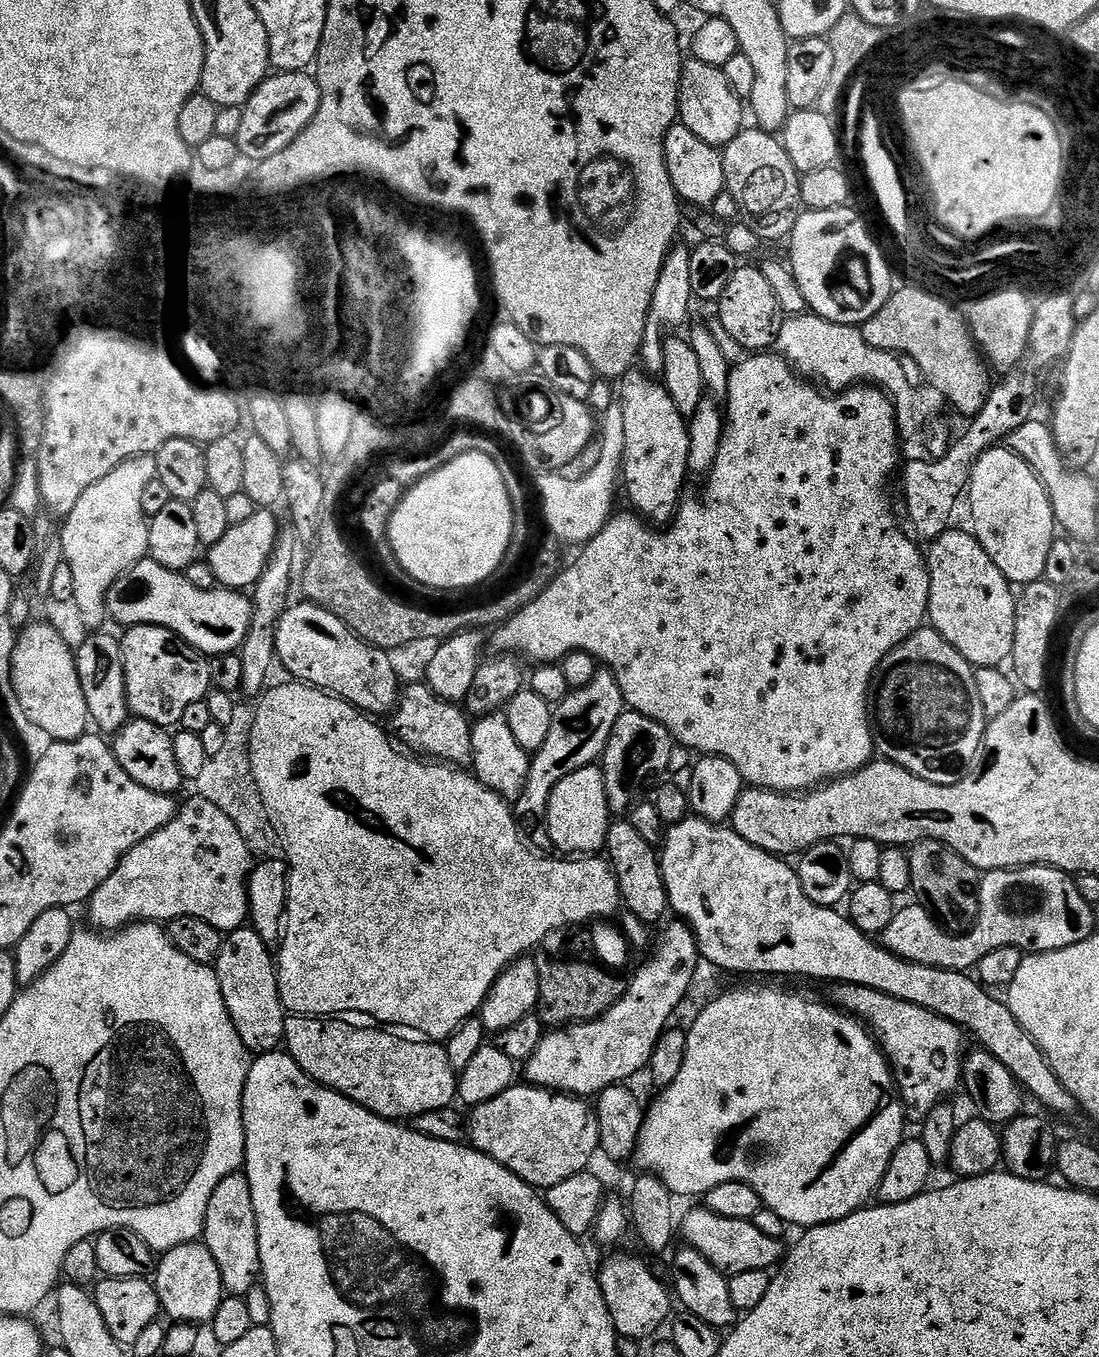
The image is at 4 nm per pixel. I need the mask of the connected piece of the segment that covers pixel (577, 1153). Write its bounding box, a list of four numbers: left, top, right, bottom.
[467,1082,600,1190]

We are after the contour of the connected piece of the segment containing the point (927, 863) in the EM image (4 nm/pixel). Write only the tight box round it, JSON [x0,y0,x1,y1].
[907,840,981,934]

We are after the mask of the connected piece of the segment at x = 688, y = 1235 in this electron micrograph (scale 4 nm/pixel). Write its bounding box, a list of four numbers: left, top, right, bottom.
[683,1206,786,1276]

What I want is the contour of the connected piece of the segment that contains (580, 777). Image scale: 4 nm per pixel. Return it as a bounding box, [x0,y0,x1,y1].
[548,766,614,854]

